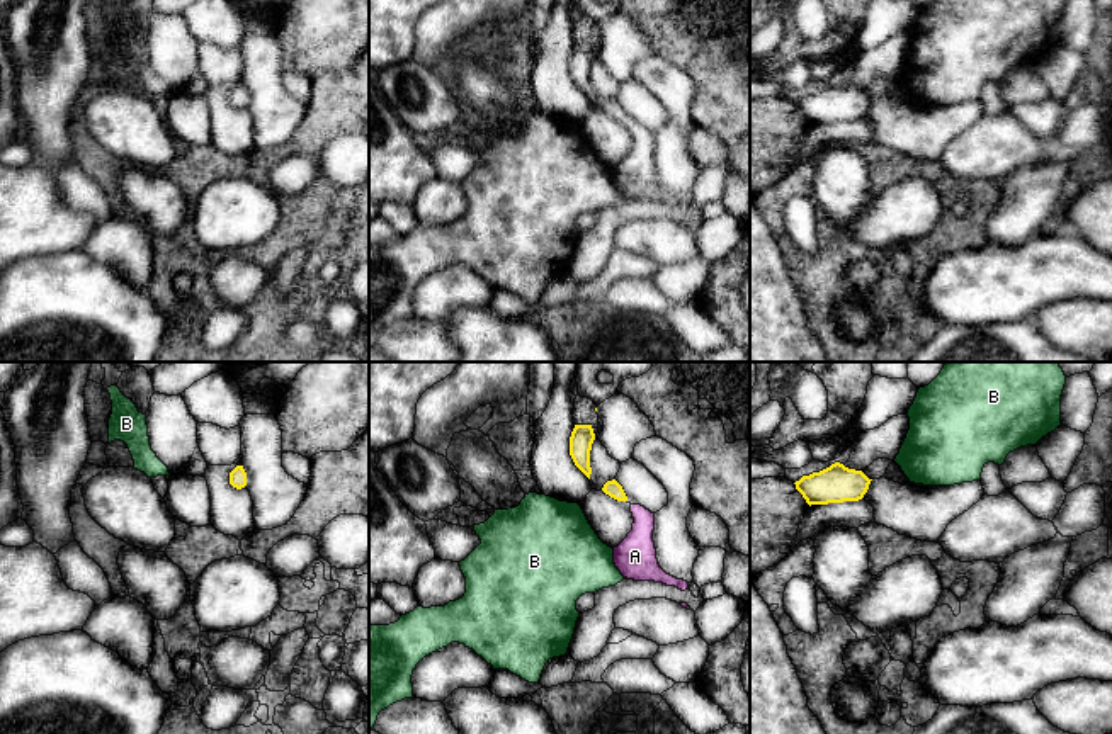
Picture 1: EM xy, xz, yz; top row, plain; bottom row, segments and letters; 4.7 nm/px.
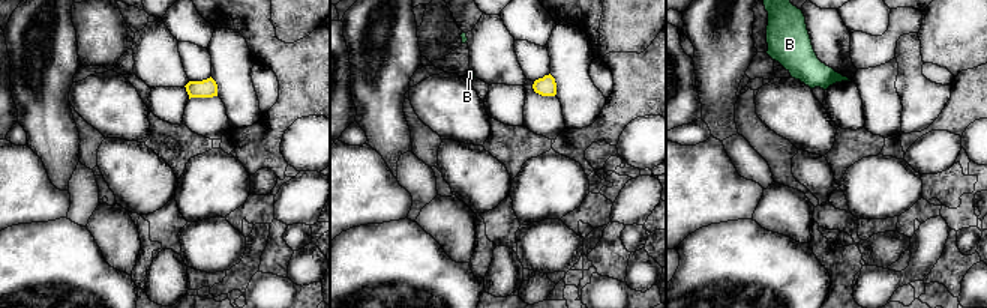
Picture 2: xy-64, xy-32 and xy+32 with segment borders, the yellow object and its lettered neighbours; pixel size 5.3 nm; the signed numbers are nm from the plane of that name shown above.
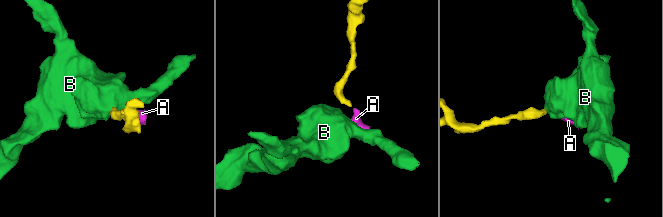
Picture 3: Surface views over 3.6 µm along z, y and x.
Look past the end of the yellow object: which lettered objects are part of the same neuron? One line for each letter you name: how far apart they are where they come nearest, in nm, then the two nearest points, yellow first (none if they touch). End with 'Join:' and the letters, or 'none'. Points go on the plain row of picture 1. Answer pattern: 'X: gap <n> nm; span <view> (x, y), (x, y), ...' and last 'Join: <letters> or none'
A: gap 30 nm; span xz (626, 119), (631, 124)
Join: A

